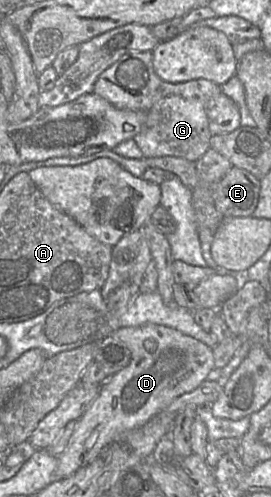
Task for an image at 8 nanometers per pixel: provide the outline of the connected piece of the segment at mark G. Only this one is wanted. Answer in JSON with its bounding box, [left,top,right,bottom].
[93,51,221,162]

